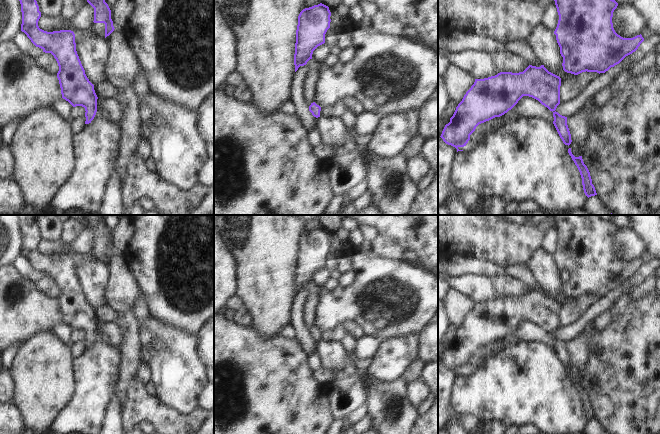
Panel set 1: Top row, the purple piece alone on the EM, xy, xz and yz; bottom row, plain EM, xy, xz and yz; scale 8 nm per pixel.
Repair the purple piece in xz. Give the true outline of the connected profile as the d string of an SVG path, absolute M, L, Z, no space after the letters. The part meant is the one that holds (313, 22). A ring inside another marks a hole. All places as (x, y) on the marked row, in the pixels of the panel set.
M320 3L303 9L298 16L294 54L295 72L312 59L313 51L325 43L325 34L330 28L329 7Z

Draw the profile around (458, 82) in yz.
M450 65L445 71L444 81L450 102L458 106L466 92L474 84L475 79L472 75L459 69L455 65Z

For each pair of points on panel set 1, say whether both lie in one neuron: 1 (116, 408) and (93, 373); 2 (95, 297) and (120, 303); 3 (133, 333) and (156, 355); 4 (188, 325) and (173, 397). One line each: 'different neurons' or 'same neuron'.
1: different neurons
2: different neurons
3: different neurons
4: different neurons

